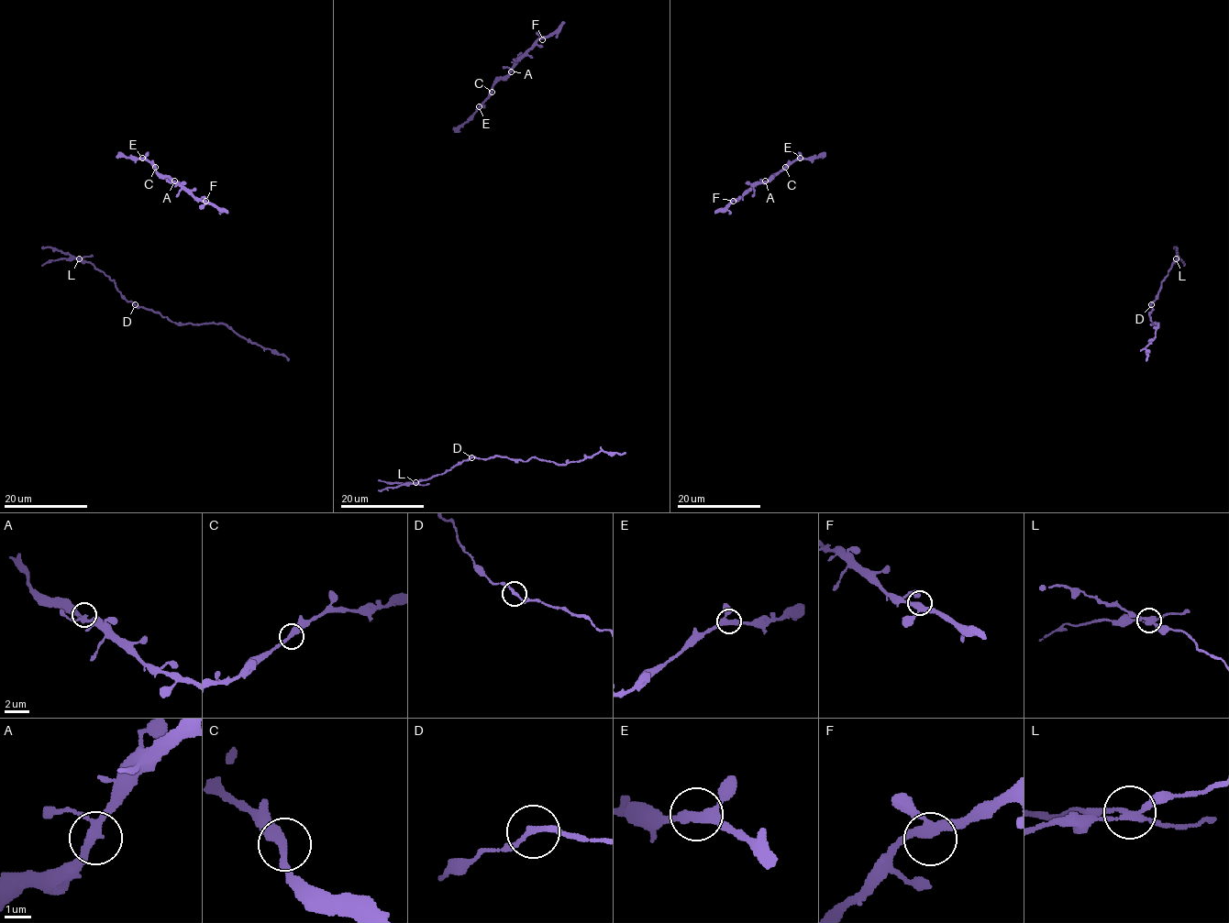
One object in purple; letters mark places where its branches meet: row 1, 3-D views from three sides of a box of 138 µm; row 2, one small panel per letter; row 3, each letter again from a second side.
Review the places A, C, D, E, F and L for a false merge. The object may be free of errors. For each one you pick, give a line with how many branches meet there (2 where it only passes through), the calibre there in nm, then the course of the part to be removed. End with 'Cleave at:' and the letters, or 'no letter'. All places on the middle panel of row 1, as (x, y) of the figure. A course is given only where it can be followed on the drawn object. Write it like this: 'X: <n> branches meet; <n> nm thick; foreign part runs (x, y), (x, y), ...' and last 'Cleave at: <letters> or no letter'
L: 3 branches meet; 260 nm thick; foreign part runs (415, 482), (379, 489)
Cleave at: L

